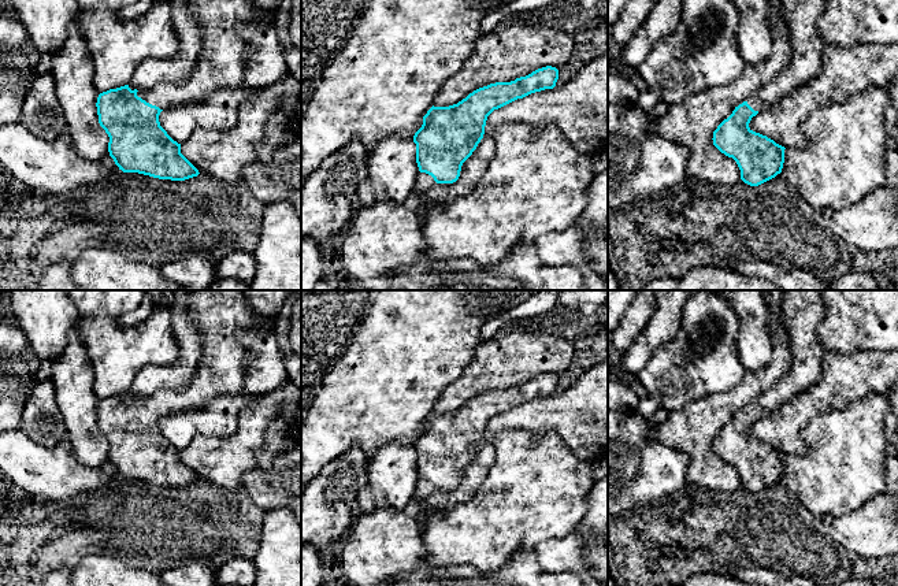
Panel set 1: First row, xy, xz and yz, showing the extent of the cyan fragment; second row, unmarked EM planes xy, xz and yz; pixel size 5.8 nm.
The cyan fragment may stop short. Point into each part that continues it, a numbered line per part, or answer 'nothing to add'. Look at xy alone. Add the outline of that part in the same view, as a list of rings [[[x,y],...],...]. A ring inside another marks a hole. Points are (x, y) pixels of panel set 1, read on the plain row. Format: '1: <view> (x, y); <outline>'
1: xy (219, 314); [[[192,290],[188,312],[198,327],[203,344],[203,355],[189,387],[149,396],[127,390],[131,397],[138,397],[138,404],[160,416],[201,408],[214,397],[242,394],[249,353],[238,342],[237,333],[274,333],[278,323],[253,314],[241,290]]]

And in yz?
1: yz (802, 311); [[[783,290],[780,315],[790,335],[793,364],[769,392],[746,407],[754,418],[761,419],[775,412],[820,382],[827,352],[819,342],[817,327],[825,312],[821,290]]]

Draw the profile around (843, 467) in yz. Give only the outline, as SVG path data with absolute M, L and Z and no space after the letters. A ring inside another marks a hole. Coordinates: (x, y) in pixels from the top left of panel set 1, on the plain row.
M869 393L842 409L816 415L801 430L808 445L804 455L786 455L782 479L809 515L839 518L856 511L886 490L886 416L891 411L887 393Z

